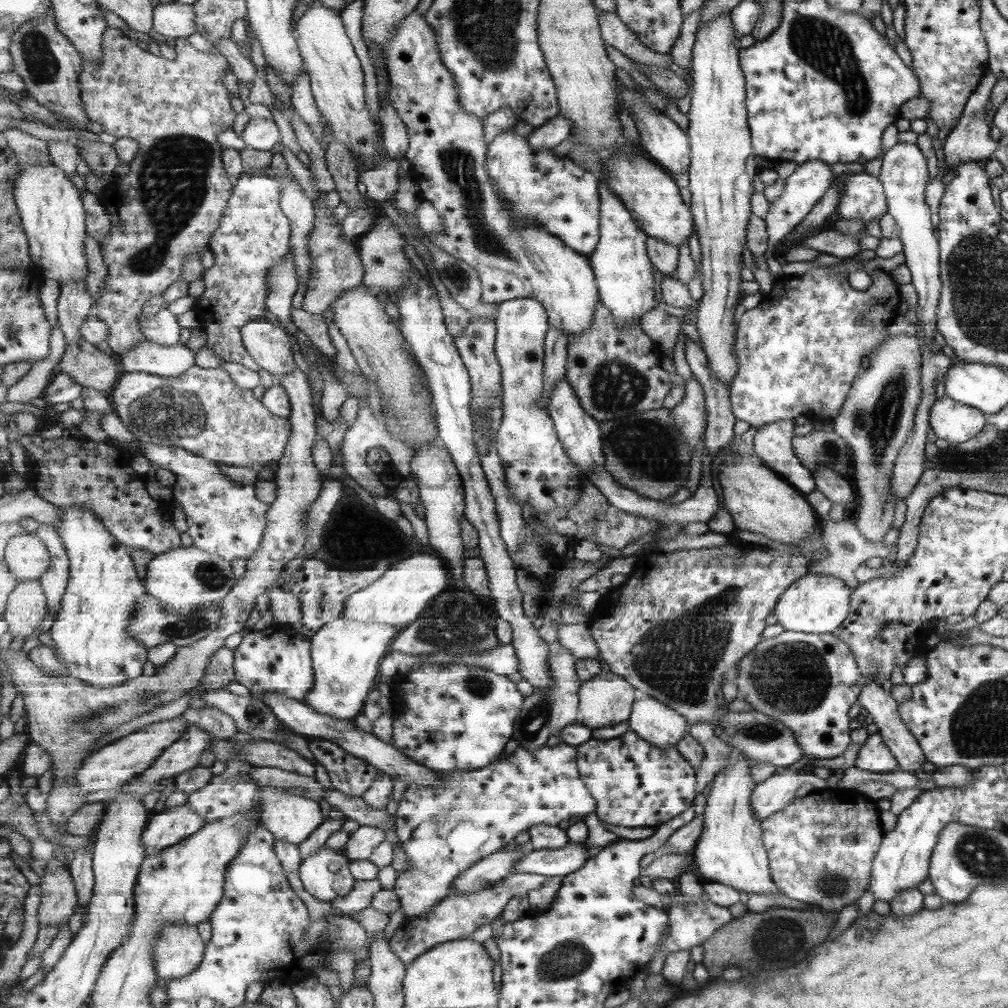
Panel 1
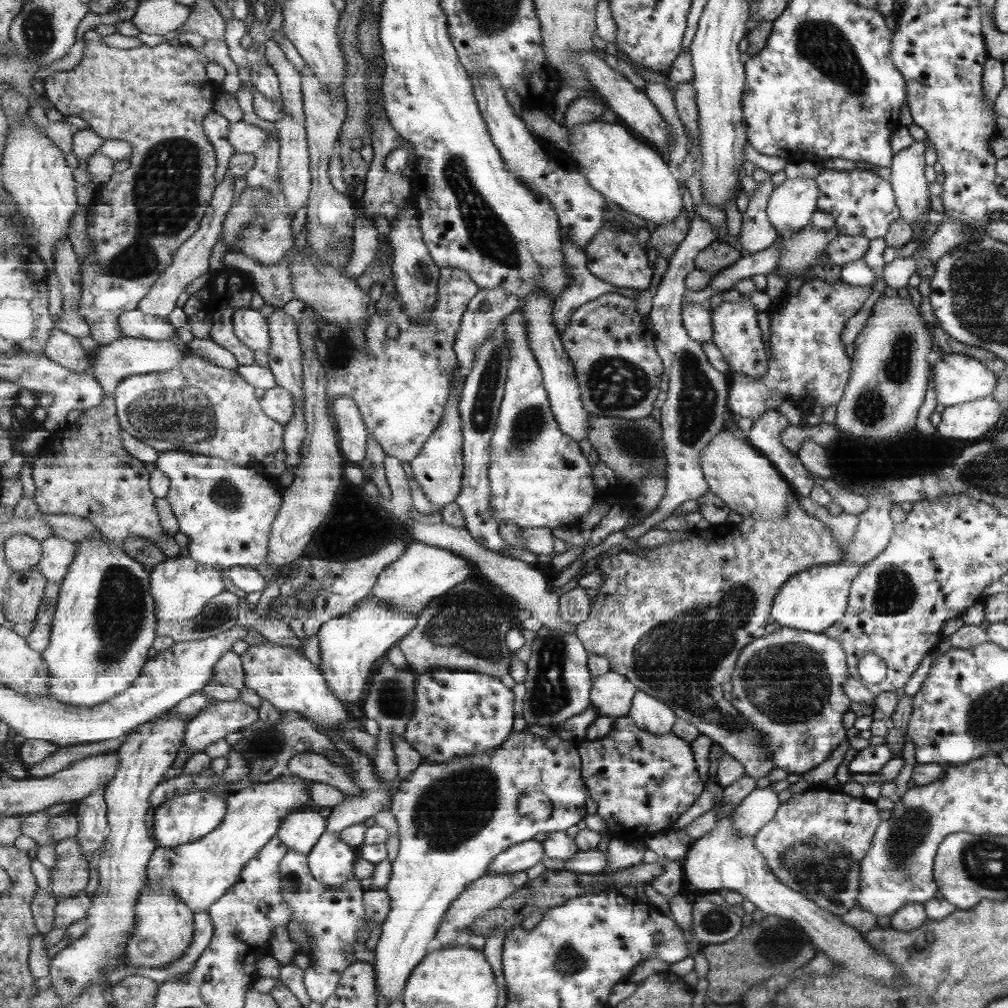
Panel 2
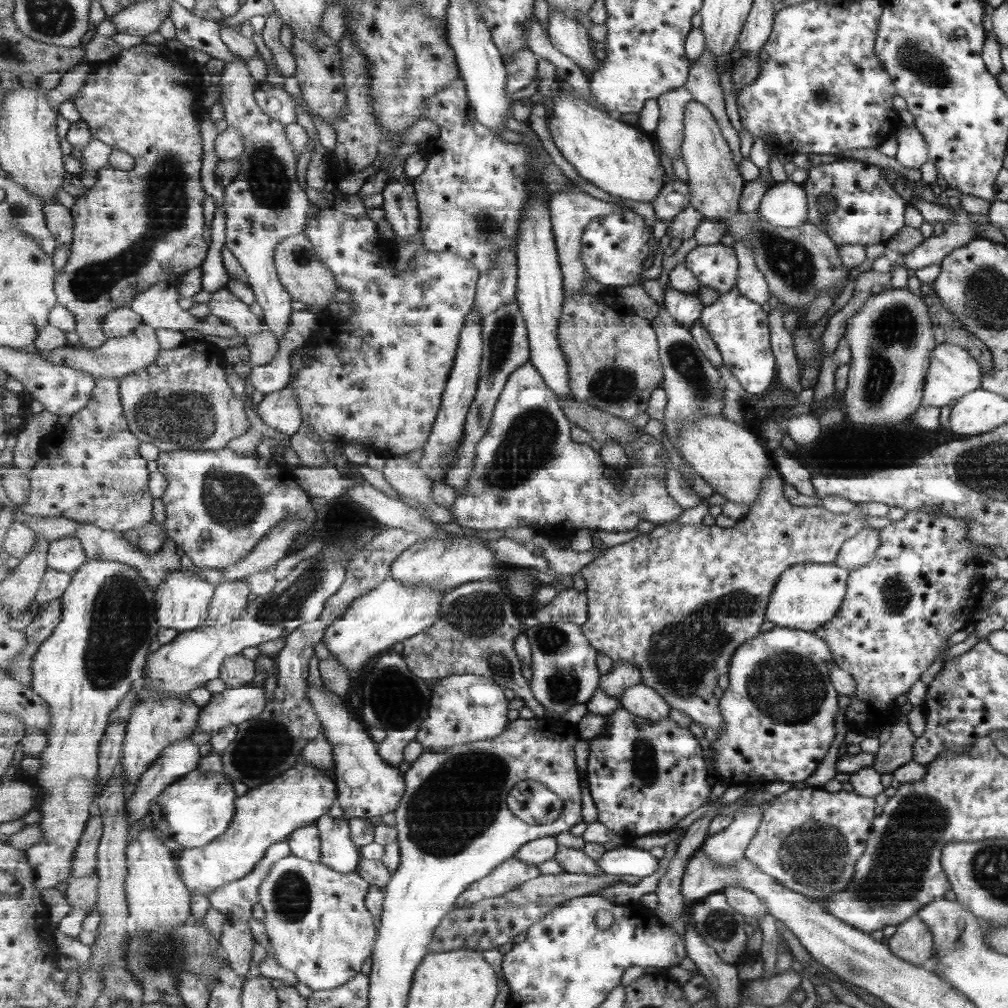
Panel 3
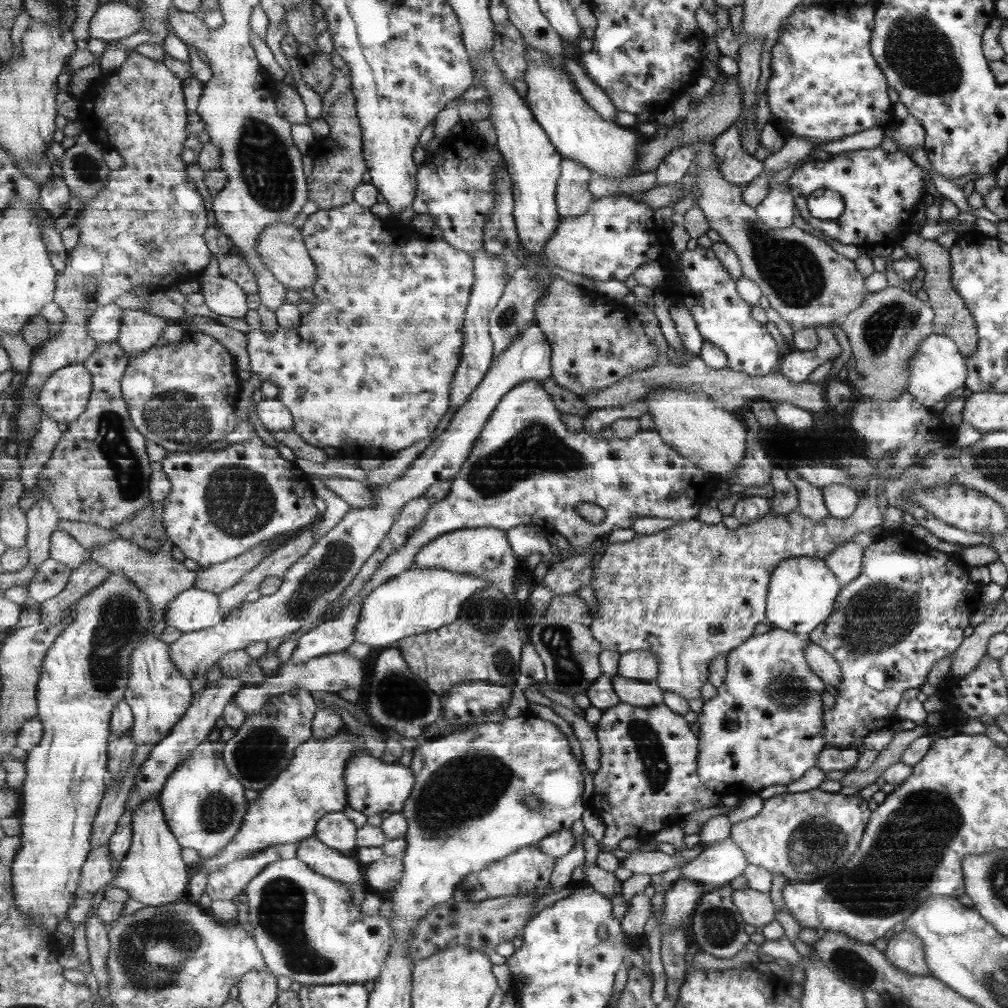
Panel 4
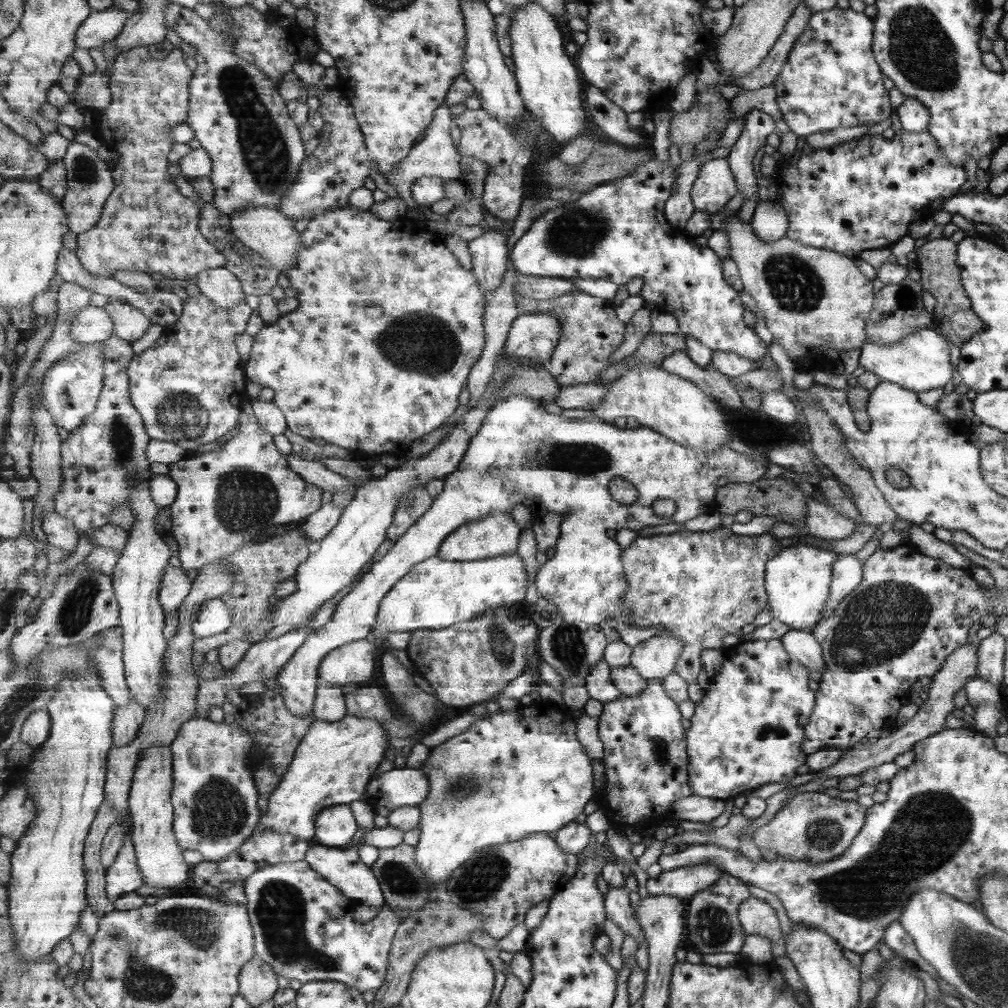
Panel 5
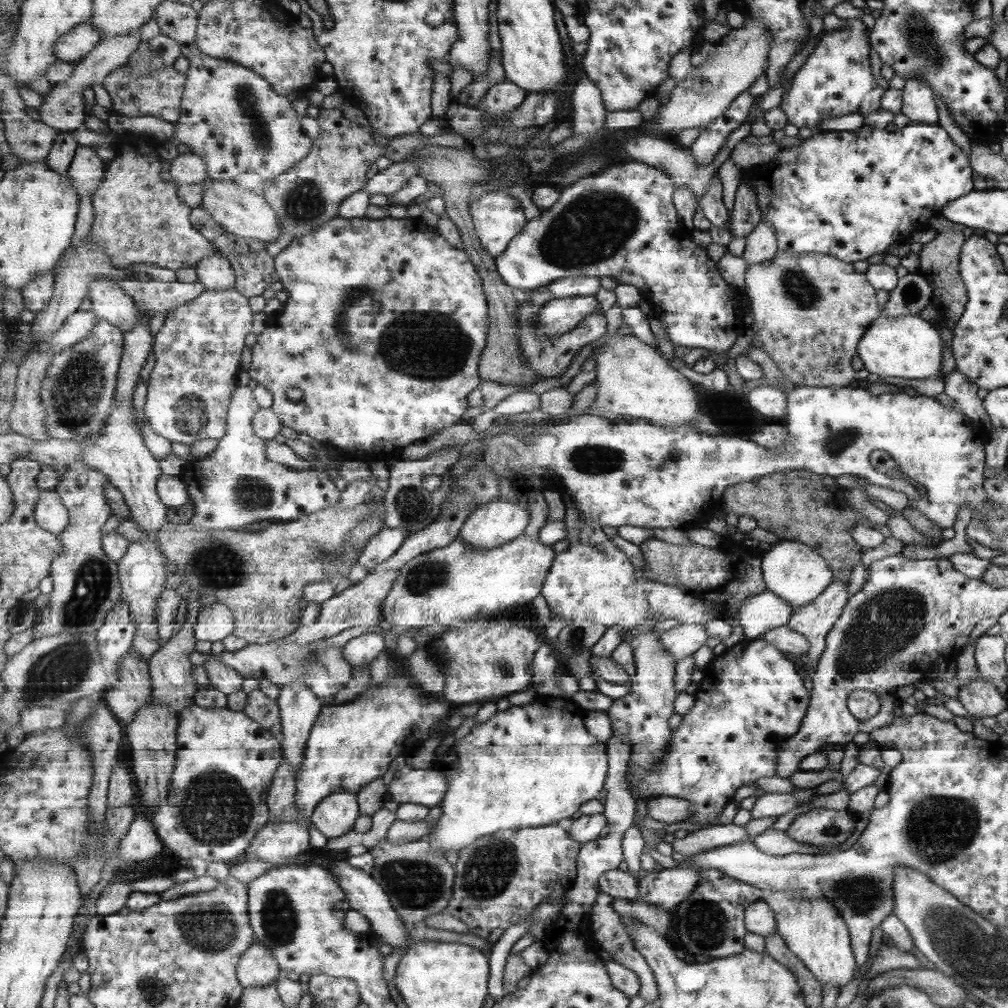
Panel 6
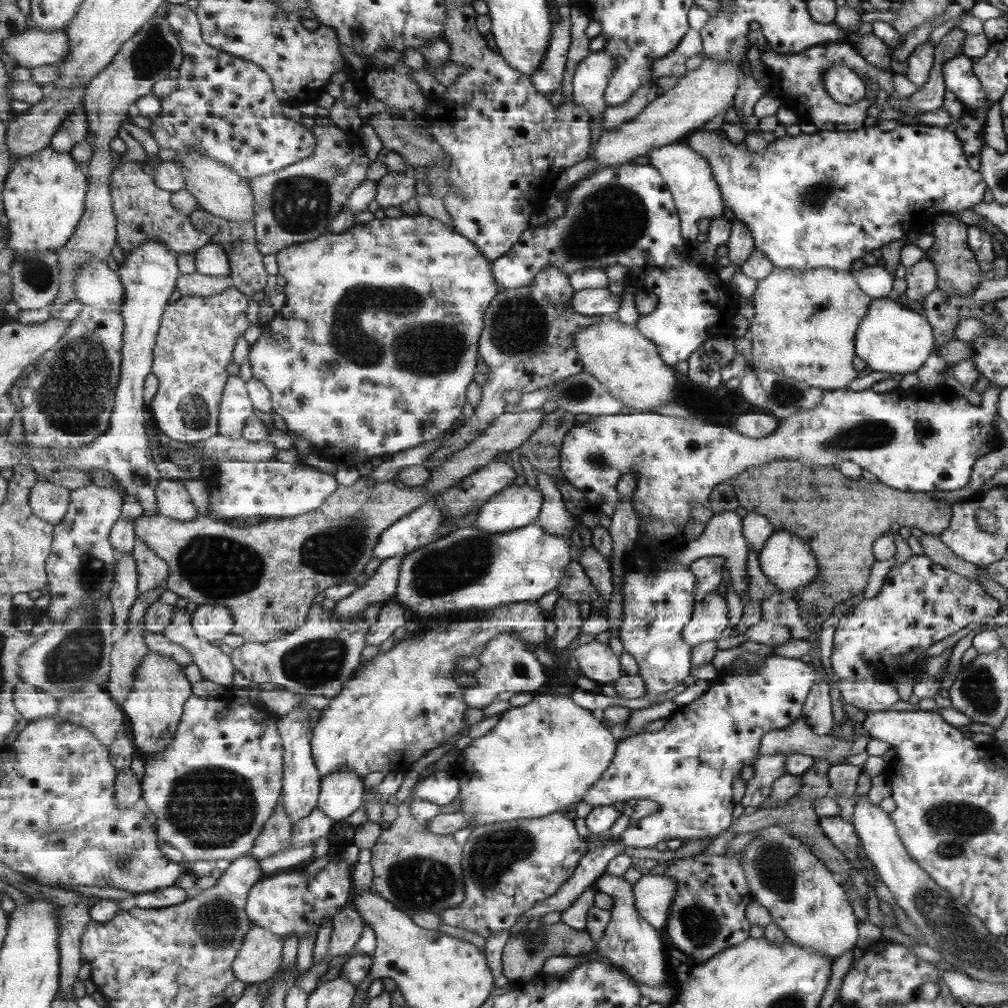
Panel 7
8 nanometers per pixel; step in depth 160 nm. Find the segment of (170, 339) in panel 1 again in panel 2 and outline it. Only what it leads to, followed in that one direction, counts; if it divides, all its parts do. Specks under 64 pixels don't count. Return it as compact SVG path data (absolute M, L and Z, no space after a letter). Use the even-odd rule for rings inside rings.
M131 310L119 317L123 336L151 341L165 341L175 337L175 327L167 318L145 314L141 310Z

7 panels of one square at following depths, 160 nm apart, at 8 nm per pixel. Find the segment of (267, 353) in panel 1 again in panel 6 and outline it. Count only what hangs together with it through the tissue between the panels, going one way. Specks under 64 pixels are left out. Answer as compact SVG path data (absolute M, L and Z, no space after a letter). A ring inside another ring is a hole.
M221 252L198 263L196 272L209 291L225 291L236 287L236 276L231 261Z

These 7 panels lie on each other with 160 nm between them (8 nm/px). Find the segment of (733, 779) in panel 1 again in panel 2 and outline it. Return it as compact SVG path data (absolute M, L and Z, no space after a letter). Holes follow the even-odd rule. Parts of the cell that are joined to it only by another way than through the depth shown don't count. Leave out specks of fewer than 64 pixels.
M723 805L720 809L717 814L719 818L717 828L690 843L691 849L682 865L685 883L697 890L698 894L719 893L726 890L740 893L765 914L793 921L805 934L805 938L812 944L815 952L821 950L831 962L835 961L844 967L847 966L849 970L855 970L855 974L865 974L879 982L887 982L887 984L891 980L897 980L897 984L901 982L893 966L887 962L886 956L874 952L874 949L862 939L861 933L842 923L839 916L819 908L803 894L783 885L771 872L766 857L759 852L756 838L735 832L733 828L735 810Z

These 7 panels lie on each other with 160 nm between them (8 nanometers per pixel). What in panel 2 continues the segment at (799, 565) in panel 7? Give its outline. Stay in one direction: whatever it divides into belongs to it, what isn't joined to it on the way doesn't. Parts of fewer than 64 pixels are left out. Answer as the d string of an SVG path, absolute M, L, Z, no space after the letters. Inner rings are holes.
M839 561L796 572L786 580L778 594L774 596L769 622L777 622L780 627L794 628L799 631L822 633L845 614L851 583L863 567L864 565L849 561Z

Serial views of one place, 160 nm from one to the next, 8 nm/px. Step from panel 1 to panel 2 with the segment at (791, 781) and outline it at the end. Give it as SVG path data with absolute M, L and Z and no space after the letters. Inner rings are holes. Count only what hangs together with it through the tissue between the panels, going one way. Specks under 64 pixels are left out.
M757 788L736 808L733 828L740 835L755 837L770 822L780 805L777 793L771 788Z

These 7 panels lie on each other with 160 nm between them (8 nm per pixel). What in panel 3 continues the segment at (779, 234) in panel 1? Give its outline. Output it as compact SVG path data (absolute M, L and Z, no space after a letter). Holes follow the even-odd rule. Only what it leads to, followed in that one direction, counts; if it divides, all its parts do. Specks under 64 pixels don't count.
M785 179L763 193L758 214L773 226L797 228L808 220L807 203L801 184Z

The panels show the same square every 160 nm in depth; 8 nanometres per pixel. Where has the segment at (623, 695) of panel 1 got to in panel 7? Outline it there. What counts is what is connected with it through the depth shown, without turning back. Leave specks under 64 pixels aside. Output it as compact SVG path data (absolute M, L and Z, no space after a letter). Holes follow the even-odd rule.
M721 587L709 592L694 606L694 615L683 629L682 636L693 646L719 640L729 624L729 608L727 608L727 589Z

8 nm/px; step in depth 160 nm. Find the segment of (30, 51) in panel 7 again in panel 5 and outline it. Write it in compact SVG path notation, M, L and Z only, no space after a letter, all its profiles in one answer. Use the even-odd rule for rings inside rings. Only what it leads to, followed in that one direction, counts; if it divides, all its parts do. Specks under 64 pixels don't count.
M111 7L104 11L92 11L77 35L78 48L97 48L114 42L125 30L128 17L123 9Z

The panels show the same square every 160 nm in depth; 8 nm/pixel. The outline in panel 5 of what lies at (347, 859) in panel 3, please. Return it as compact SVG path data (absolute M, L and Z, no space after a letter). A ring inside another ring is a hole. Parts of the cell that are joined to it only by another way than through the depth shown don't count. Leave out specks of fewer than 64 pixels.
M346 804L326 808L315 826L316 843L340 849L352 846L359 828L351 808Z

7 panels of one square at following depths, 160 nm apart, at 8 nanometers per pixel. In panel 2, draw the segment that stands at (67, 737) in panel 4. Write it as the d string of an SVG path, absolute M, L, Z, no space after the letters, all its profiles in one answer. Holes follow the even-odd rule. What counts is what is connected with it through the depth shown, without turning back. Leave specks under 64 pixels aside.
M89 537L77 541L77 556L62 582L62 591L51 624L51 644L42 653L50 668L50 696L76 707L94 707L125 692L144 673L149 650L158 637L156 600L152 595L150 571L133 560L120 543Z

